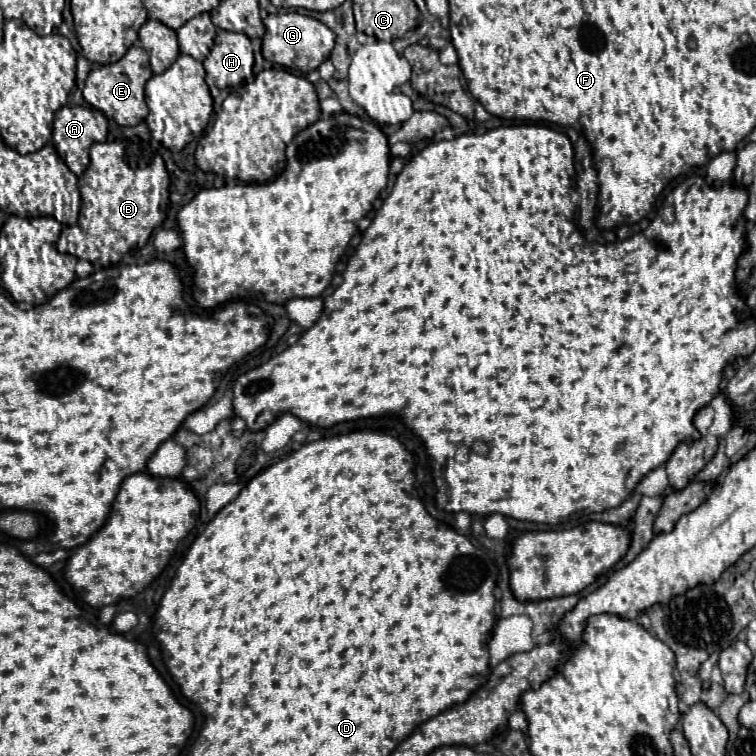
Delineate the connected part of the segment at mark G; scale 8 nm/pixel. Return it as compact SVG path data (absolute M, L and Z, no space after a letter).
M277 13L267 15L263 23L265 23L265 35L262 37L261 47L263 57L299 75L307 75L309 71L317 69L329 57L335 45L335 33L313 17L305 17L299 13L283 13L283 15Z

